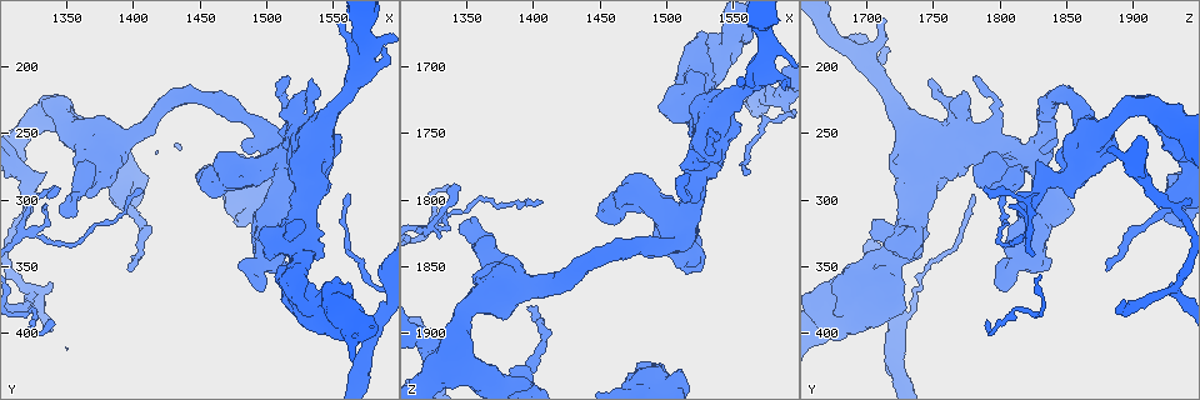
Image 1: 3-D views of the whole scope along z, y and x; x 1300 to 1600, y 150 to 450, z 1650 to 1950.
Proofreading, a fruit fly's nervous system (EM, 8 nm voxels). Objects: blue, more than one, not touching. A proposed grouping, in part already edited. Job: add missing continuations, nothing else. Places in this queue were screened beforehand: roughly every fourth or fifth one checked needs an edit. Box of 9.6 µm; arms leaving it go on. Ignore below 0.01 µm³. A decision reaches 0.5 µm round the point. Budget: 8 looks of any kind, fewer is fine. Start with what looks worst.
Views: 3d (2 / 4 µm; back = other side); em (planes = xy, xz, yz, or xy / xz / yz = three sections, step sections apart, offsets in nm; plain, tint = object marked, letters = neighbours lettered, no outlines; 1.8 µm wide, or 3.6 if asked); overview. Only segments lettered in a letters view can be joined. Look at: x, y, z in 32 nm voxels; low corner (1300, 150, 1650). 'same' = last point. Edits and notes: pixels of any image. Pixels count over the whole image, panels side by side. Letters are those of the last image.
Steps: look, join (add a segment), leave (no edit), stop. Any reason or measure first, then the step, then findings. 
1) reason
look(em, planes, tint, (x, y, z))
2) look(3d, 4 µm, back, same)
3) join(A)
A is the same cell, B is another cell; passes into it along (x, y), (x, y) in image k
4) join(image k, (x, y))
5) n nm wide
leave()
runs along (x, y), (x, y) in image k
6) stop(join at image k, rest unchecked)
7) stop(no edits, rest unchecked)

an open end
look(3d, 2 µm, (1338, 364, 1928))

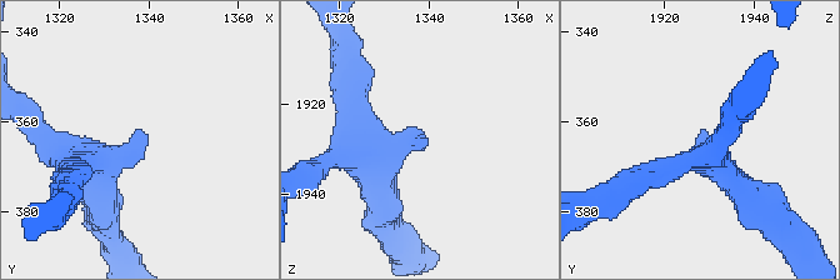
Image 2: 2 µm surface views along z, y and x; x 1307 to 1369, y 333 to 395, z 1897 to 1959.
need the tissue
look(em, yz, step 4, letters, (1339, 362, 1928))

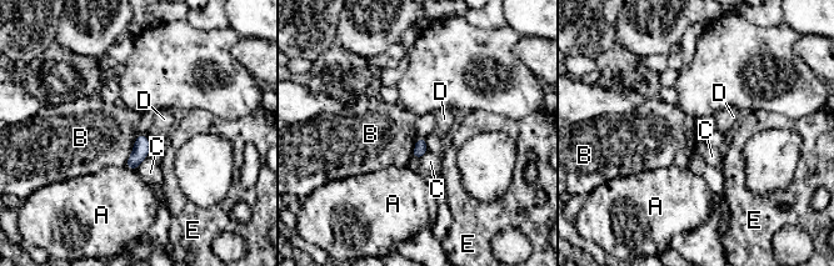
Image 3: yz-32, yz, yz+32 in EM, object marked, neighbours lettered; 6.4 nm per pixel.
cut it another way
look(em, xz, step 4, letters, same)

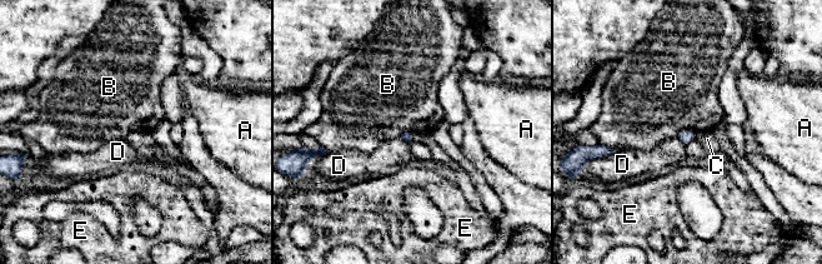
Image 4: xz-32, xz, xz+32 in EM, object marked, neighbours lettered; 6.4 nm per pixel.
leave()
A, B, C, D and E are other cells; none of them fits

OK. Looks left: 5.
sharp bend
look(3d, 4 µm, (1532, 248, 1766))

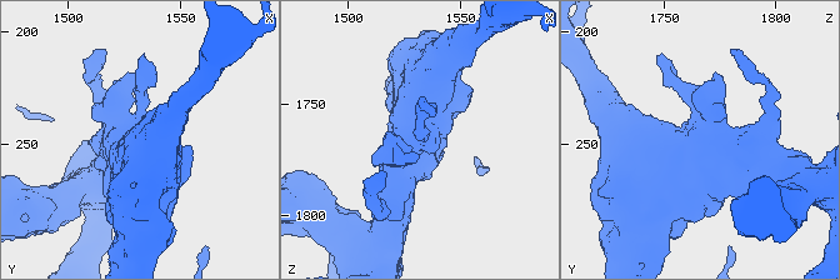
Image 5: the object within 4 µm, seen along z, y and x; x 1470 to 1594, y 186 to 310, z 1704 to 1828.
shape alone is not enough
look(em, 3.6 µm, planes, tint, (1530, 248, 1764))

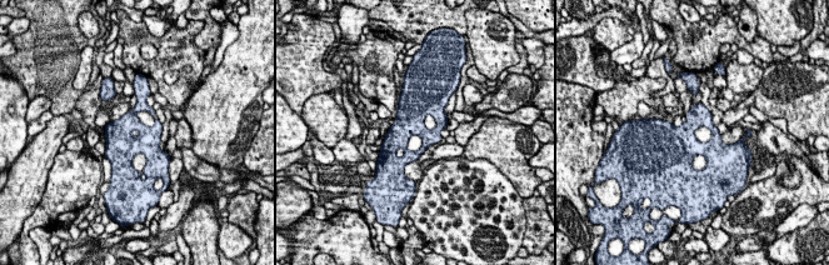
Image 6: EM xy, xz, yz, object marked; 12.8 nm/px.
what lies round it
look(em, 3.6 µm, planes, letters, same)

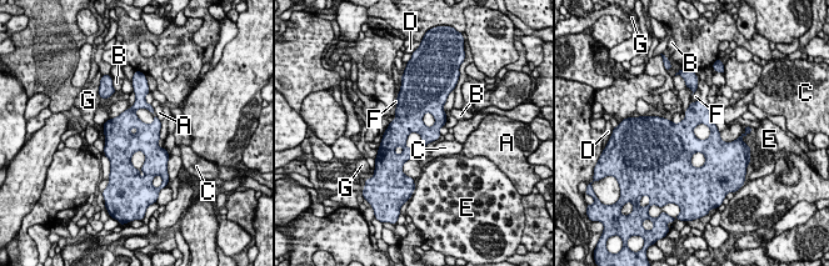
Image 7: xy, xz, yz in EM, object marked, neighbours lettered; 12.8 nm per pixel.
F touches over 260 nm
leave()
A, B, C, D, E, F and G are other cells; border along (134, 91), (135, 100), (128, 109) in image 7; no lettered segment goes on from it

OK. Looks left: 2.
end of a long branch
look(3d, 4 µm, (1562, 296, 1778))

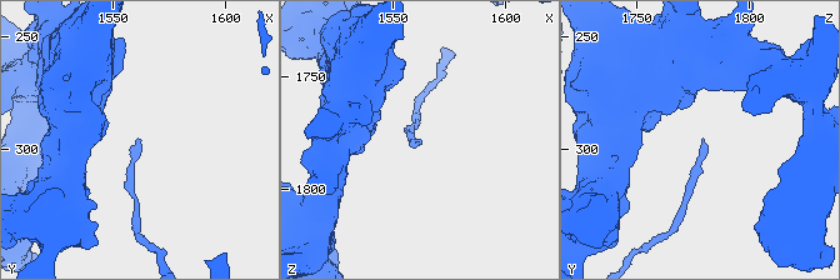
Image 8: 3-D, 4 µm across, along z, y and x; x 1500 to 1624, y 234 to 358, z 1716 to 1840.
now the EM
look(em, planes, letters, (1561, 295, 1778))

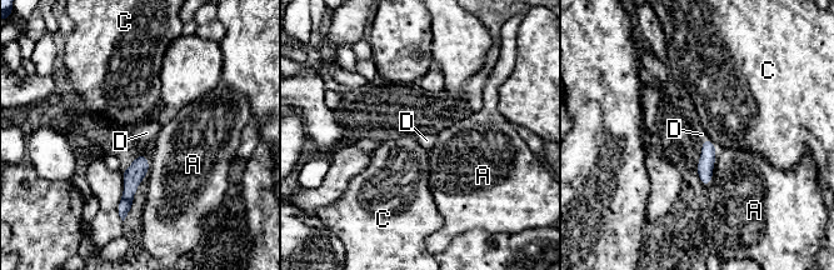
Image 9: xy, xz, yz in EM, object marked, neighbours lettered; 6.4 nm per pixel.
join(D)
D is the same cell, A and C are other cells; it goes on there

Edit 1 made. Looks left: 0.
stop(join at image 9, rest unchecked)

